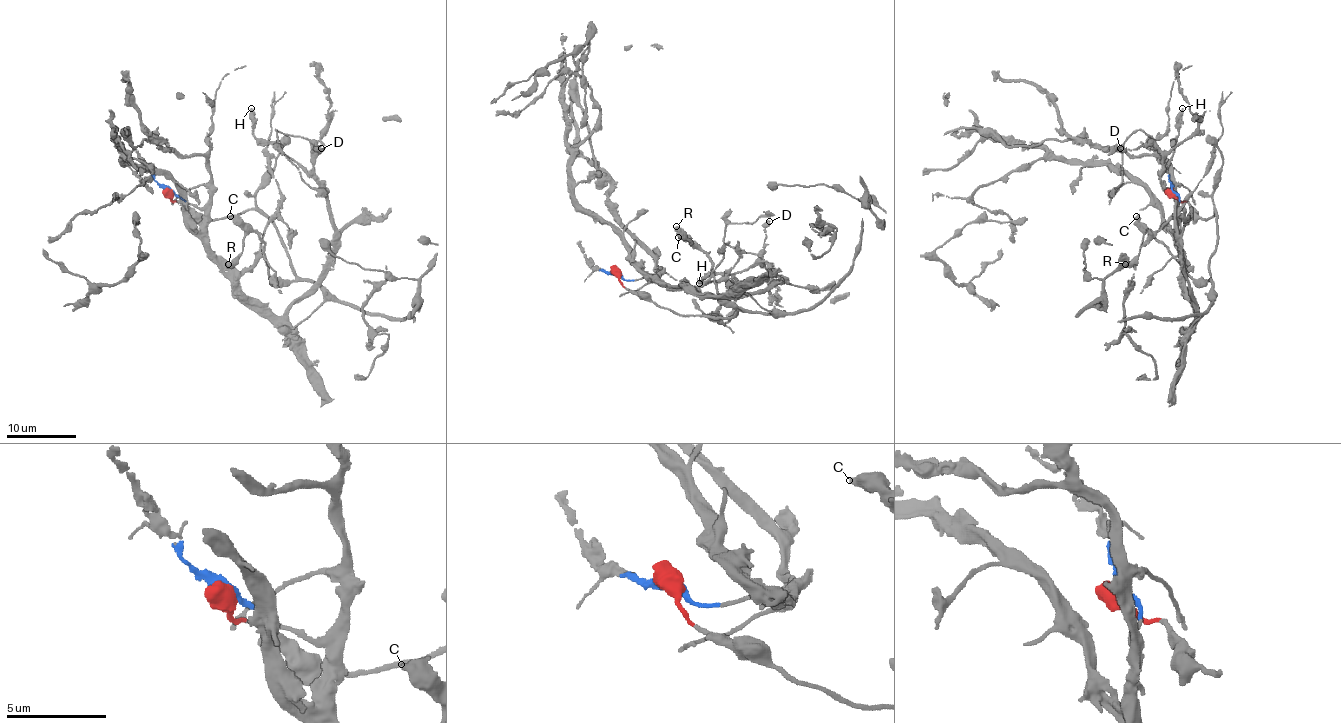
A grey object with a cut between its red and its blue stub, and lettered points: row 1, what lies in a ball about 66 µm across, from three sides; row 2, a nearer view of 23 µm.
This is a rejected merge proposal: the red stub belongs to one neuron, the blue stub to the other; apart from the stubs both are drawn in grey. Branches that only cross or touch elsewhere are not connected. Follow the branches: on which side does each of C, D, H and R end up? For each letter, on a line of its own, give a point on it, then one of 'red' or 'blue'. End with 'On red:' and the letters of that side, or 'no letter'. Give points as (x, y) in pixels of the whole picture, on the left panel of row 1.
C: at (230, 216); red
D: at (321, 148); blue
H: at (251, 108); blue
R: at (228, 264); red
On red: C, R

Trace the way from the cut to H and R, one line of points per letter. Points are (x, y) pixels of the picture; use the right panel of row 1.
H: (1171, 188), (1178, 195), (1178, 256), (1194, 317), (1196, 303), (1175, 233), (1175, 197), (1161, 183), (1182, 108)
R: (1171, 188), (1204, 219), (1215, 209), (1217, 247), (1210, 278), (1194, 280), (1149, 232), (1140, 252), (1125, 265)

